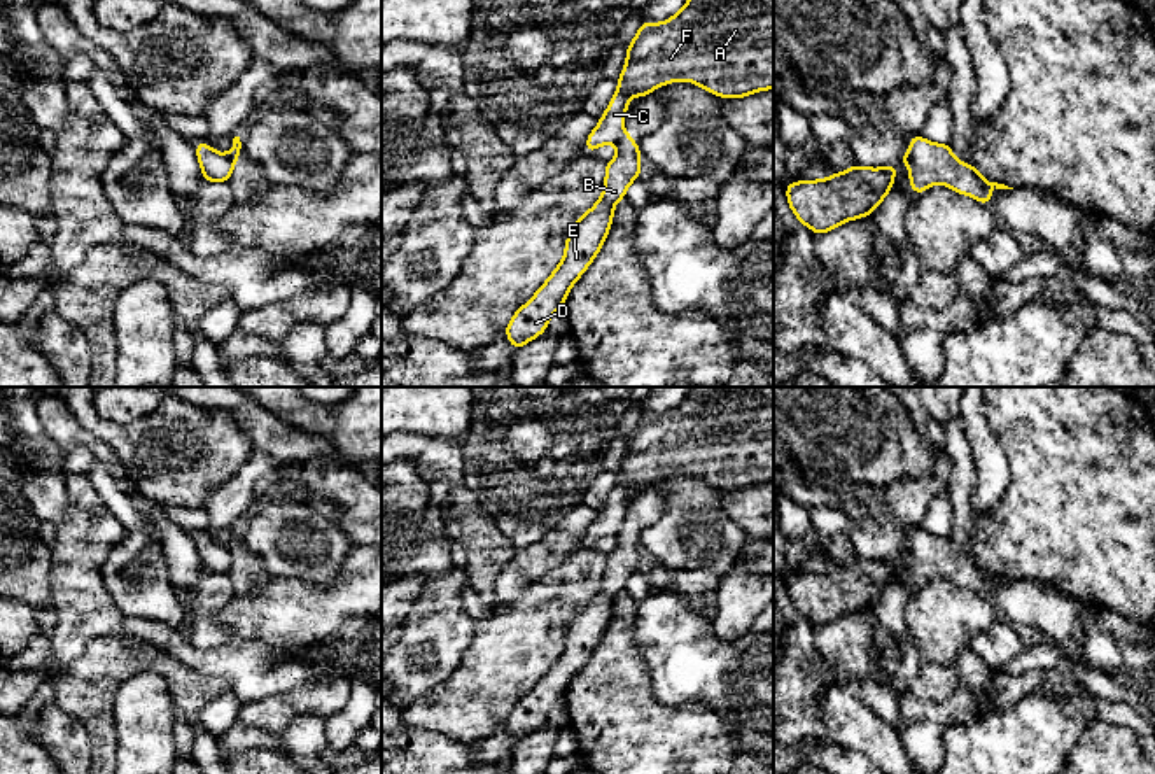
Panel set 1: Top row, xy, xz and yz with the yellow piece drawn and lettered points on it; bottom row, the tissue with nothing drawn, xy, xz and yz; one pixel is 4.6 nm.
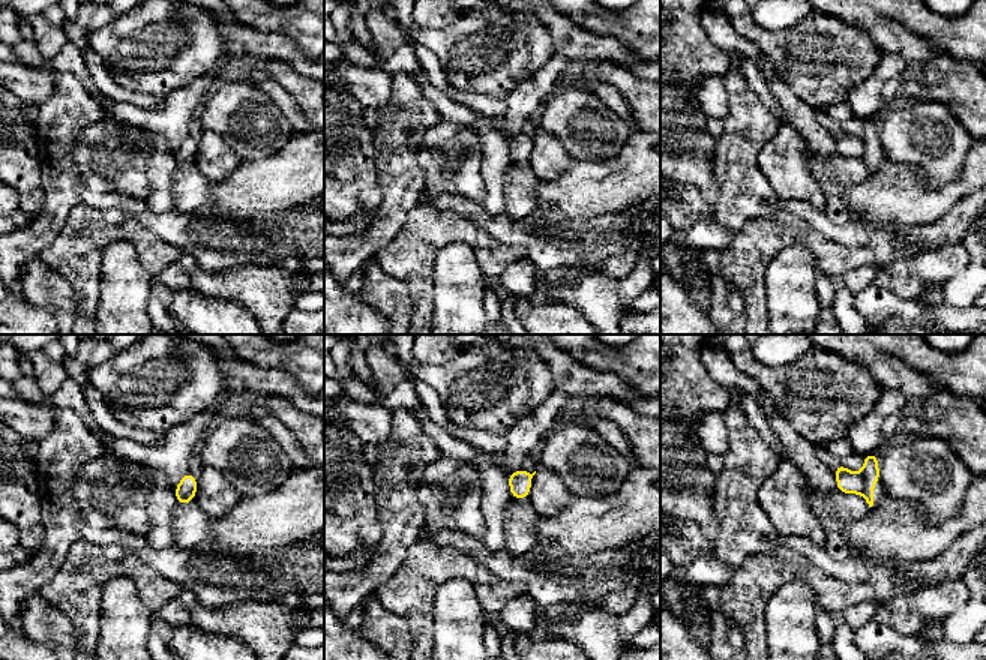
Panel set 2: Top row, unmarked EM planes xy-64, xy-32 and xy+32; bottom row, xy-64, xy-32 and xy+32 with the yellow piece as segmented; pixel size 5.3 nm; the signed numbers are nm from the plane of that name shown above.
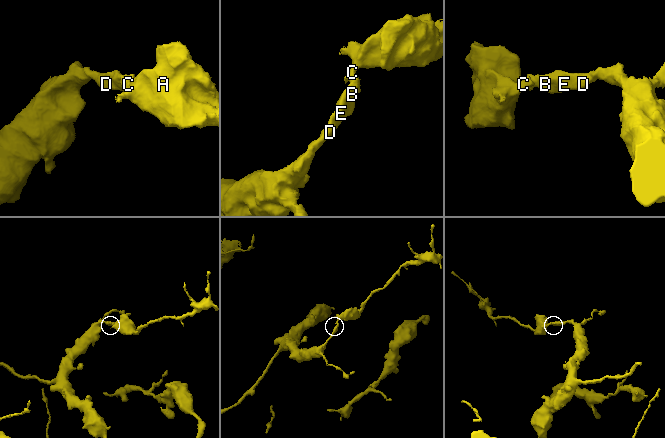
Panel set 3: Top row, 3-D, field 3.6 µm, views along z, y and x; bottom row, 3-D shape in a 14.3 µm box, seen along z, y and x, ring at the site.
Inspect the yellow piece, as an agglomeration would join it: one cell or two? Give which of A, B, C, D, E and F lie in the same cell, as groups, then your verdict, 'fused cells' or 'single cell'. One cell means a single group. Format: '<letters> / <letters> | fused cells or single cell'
A C F / B D E | fused cells

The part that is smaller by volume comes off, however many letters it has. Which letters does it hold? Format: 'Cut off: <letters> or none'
Cut off: A, C, F

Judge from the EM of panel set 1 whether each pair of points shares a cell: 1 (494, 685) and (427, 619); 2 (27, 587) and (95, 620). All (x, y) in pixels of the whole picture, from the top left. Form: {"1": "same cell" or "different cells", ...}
{"1": "different cells", "2": "different cells"}

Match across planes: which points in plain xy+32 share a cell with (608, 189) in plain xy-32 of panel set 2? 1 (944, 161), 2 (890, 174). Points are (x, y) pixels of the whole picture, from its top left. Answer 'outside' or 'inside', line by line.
1: outside
2: inside

